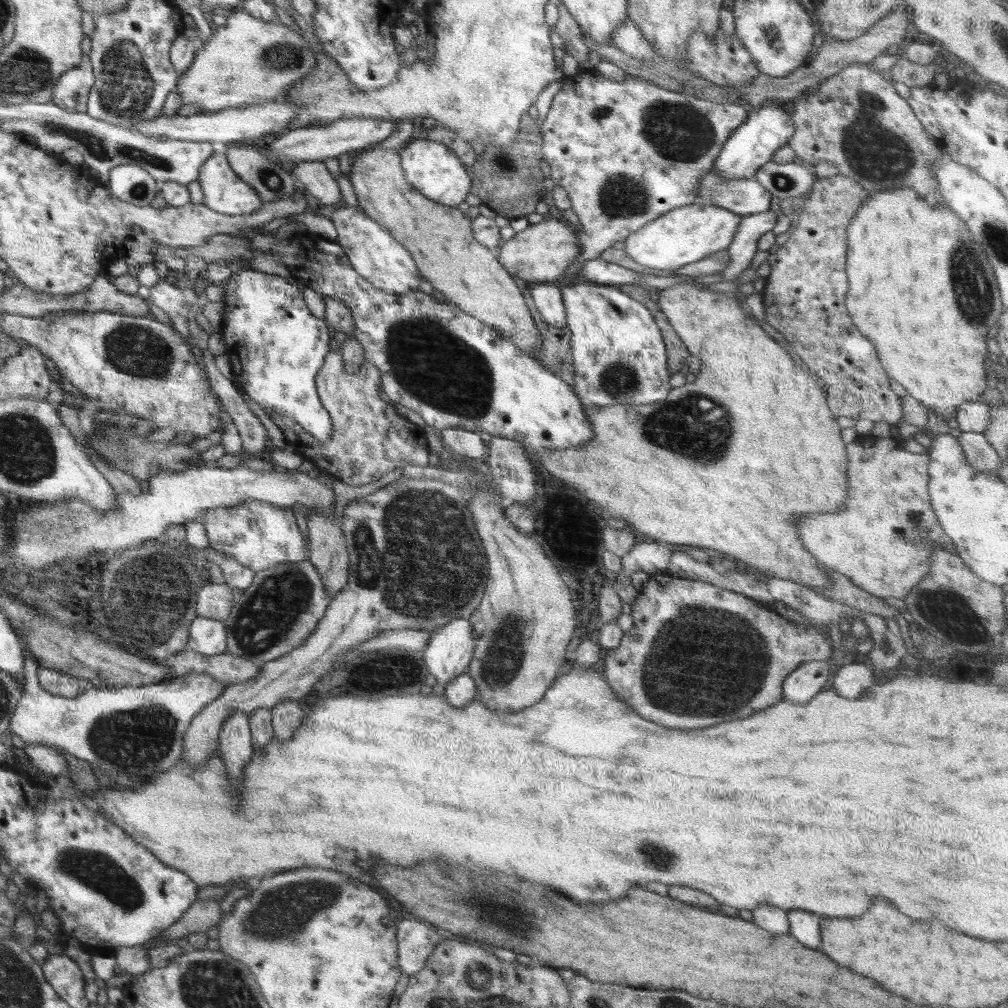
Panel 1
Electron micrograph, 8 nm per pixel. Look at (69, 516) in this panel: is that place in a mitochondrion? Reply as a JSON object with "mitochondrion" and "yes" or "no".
{"mitochondrion":"yes"}

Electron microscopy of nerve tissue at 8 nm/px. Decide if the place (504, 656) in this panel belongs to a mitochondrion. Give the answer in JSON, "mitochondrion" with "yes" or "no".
{"mitochondrion":"yes"}

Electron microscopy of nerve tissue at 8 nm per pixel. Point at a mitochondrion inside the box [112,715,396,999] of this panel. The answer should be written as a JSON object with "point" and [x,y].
{"point":[281,914]}

